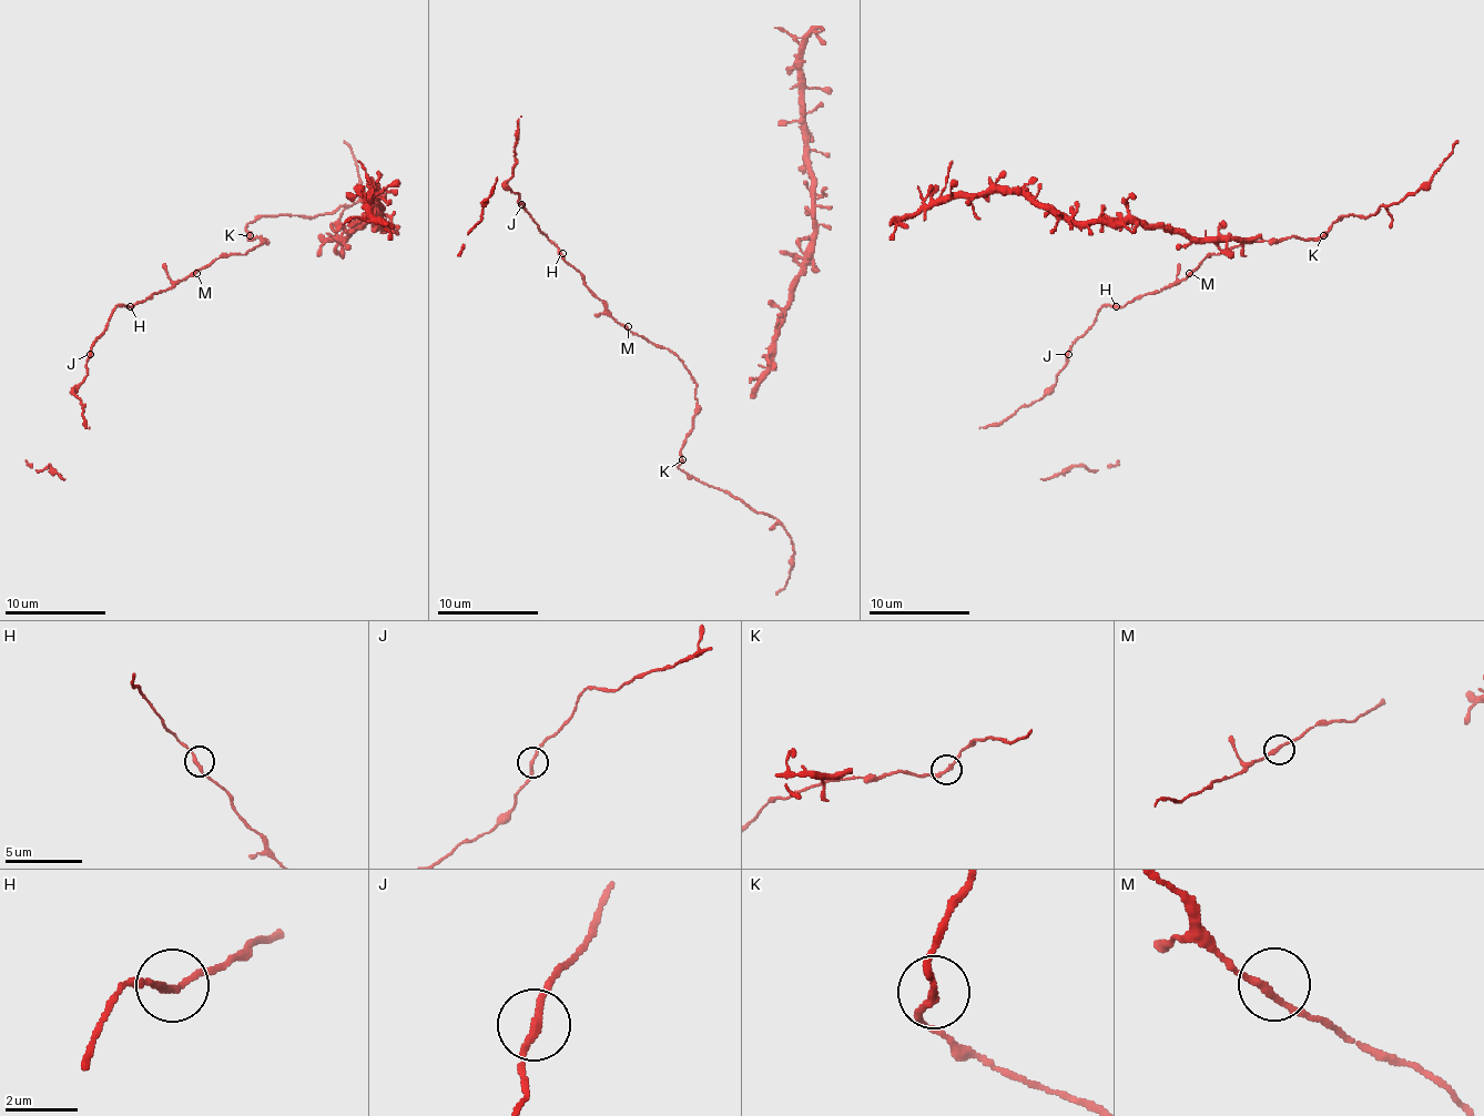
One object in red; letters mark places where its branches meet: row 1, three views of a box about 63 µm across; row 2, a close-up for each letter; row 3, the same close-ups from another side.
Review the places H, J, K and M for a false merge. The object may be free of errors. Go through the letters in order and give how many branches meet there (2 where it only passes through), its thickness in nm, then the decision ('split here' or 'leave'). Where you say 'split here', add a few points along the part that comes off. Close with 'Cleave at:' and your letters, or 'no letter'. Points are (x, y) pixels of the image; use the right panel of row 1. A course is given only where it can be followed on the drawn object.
H: 2 branches meet; 190 nm thick; leave
J: 2 branches meet; 200 nm thick; leave
K: 2 branches meet; 200 nm thick; leave
M: 2 branches meet; 200 nm thick; leave
Cleave at: no letter

